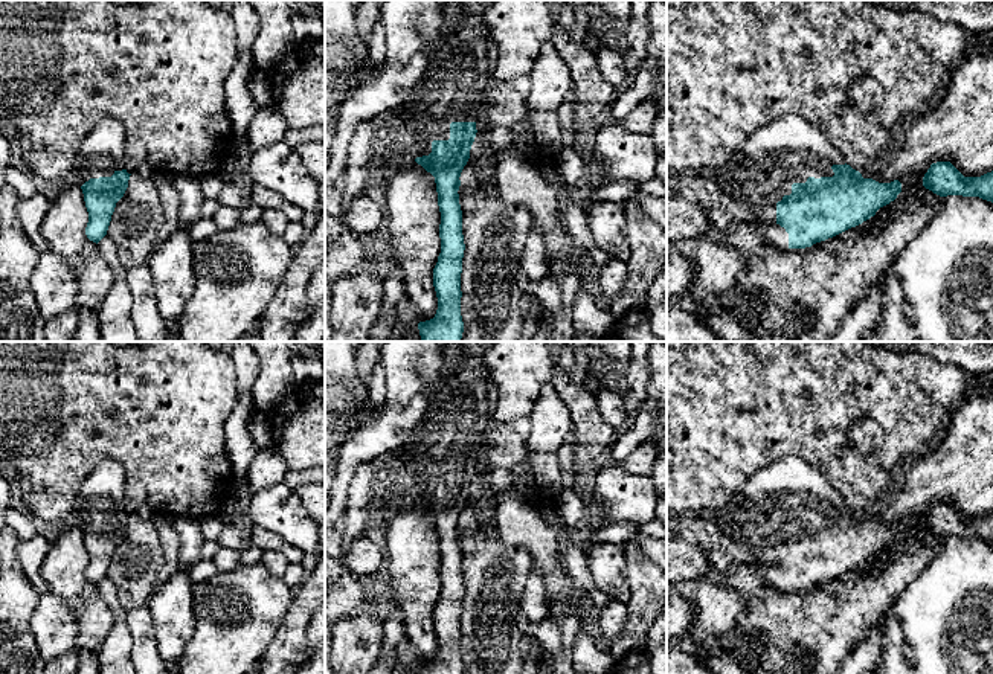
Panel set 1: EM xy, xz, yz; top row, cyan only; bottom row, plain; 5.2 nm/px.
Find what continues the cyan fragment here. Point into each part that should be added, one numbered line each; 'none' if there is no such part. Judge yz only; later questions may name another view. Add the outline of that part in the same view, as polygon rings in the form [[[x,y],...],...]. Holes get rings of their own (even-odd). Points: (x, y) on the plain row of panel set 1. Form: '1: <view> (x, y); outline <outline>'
1: yz (792, 490); outline [[[786,456],[760,470],[726,506],[711,515],[721,526],[721,549],[731,564],[760,566],[769,586],[787,592],[789,575],[776,564],[776,544],[792,535],[793,525],[805,525],[808,518],[833,518],[833,506],[845,506],[845,500],[818,467],[801,456]]]

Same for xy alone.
1: xy (102, 493); outline [[[101,461],[73,500],[66,526],[82,528],[90,520],[111,518],[125,511],[125,470],[117,461]]]

